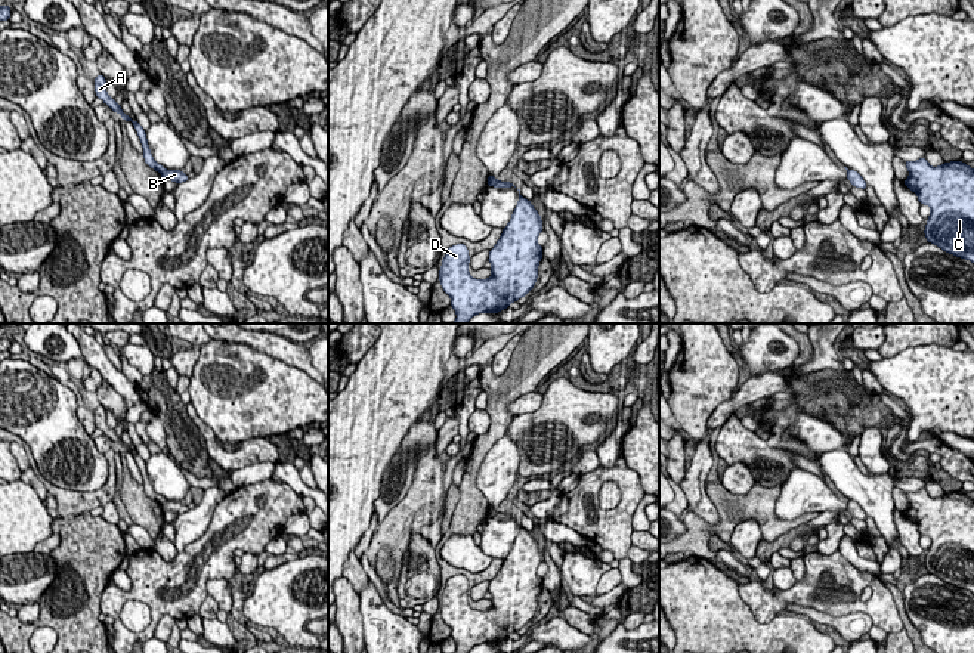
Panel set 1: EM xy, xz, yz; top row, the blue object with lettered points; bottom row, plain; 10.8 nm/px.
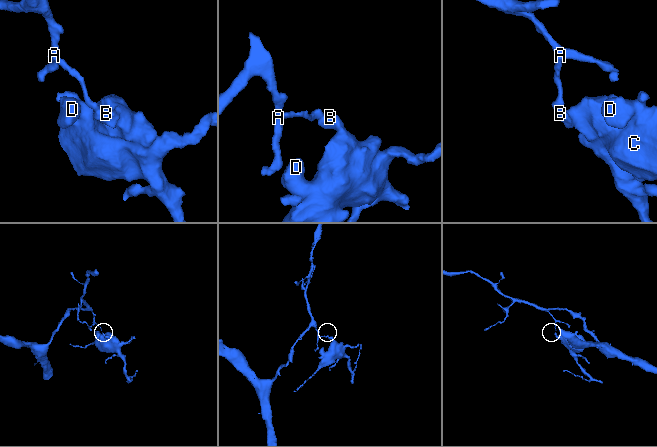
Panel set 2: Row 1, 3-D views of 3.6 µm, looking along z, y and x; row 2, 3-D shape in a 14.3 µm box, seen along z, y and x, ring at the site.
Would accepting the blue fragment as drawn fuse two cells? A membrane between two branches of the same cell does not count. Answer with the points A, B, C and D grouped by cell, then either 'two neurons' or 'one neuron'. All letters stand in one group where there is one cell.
A / B C D | two neurons

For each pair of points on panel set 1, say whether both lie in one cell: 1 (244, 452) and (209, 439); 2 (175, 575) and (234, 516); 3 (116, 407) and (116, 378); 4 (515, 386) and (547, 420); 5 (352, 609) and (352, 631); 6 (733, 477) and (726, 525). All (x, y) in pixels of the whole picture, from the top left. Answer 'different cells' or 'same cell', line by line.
1: same cell
2: same cell
3: different cells
4: different cells
5: same cell
6: different cells

